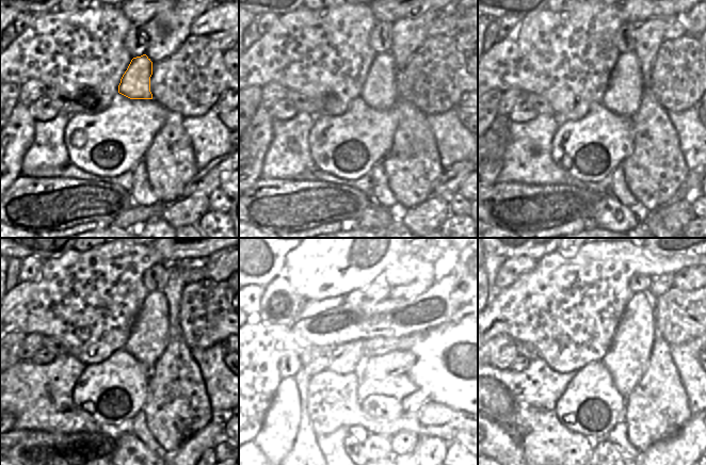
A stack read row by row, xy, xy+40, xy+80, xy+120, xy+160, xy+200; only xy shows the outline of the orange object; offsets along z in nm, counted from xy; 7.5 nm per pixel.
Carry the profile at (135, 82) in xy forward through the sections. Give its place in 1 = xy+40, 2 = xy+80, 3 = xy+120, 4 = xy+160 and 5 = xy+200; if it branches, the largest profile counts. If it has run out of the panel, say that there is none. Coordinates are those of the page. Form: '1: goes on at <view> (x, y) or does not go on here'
1: goes on at xy+40 (380, 92)
2: goes on at xy+80 (623, 95)
3: goes on at xy+120 (148, 337)
4: goes on at xy+160 (386, 349)
5: goes on at xy+200 (627, 358)

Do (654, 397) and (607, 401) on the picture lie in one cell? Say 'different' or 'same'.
different

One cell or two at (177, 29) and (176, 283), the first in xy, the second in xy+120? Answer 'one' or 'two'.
one

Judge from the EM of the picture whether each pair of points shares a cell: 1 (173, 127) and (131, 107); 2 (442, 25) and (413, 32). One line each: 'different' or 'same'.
1: different
2: different

